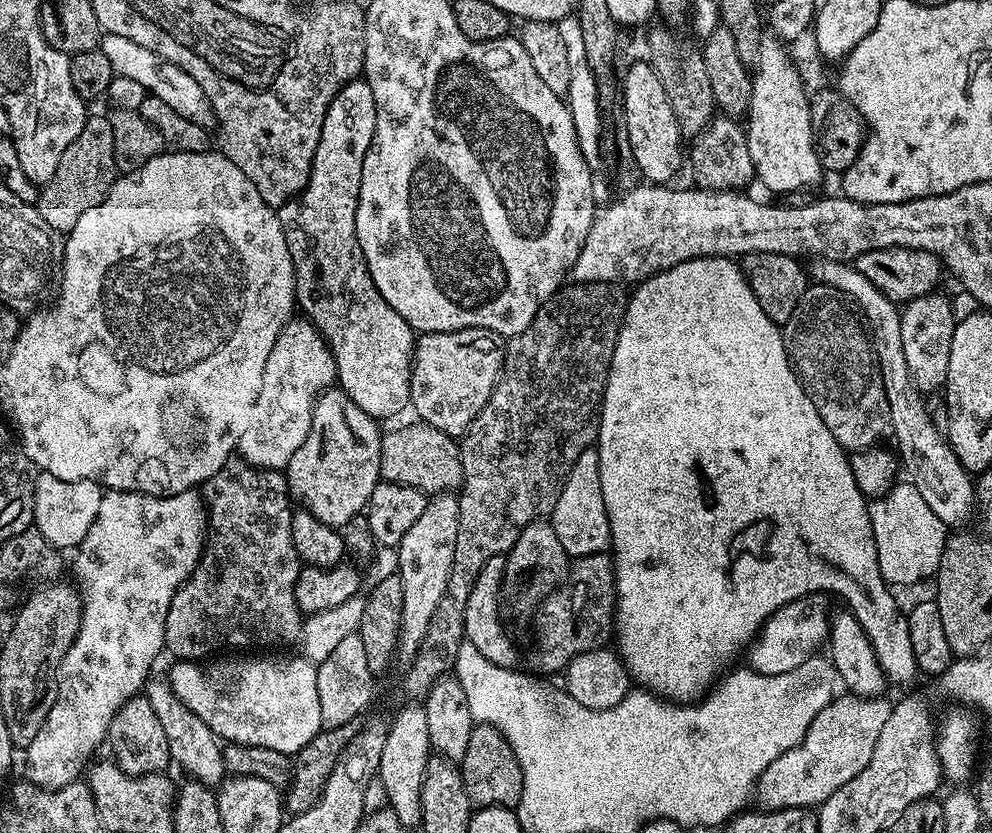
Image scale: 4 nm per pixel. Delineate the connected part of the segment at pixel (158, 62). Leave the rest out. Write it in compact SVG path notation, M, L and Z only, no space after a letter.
M113 32L101 35L98 51L106 54L115 75L139 82L147 95L162 98L162 102L166 102L166 106L173 108L177 114L182 114L182 118L201 126L213 123L212 107L206 94L202 94L202 86L198 86L198 82L194 82L194 78L190 78L182 66L174 66L174 62L166 62L166 58L154 54L152 50L138 46L138 42L130 42L130 38L122 38Z

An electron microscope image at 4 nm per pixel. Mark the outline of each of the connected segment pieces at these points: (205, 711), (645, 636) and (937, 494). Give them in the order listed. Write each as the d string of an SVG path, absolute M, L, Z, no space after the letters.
M240 654L237 660L216 660L197 662L176 660L166 673L168 685L174 694L186 705L221 741L229 744L266 746L270 750L295 754L322 731L320 719L322 710L318 706L318 674L316 664L303 655L296 654L289 660L271 660L268 654Z
M699 256L654 274L648 280L639 281L634 291L629 295L624 323L620 326L618 342L608 367L604 399L600 402L598 433L602 502L606 502L612 535L610 552L616 565L614 644L629 677L639 687L666 700L695 701L713 687L717 677L729 667L727 664L751 645L764 621L770 619L778 609L791 600L809 594L840 592L841 598L848 600L847 611L854 614L870 646L874 648L885 681L889 685L898 683L904 667L910 664L910 638L907 627L902 626L902 608L900 612L892 597L893 589L878 570L868 500L862 490L858 490L858 482L854 482L849 453L840 445L838 438L830 434L826 422L822 422L822 414L814 410L814 402L810 402L806 390L800 385L799 376L792 369L788 351L784 349L781 325L766 318L766 310L758 306L758 298L754 298L741 265L727 256Z
M819 258L813 259L811 263L810 276L815 283L836 289L841 296L855 305L858 312L860 307L859 315L866 321L874 359L886 390L886 402L890 402L891 435L896 436L894 448L902 461L903 471L908 471L907 479L918 490L918 494L922 494L922 499L930 505L934 514L938 514L945 526L963 525L960 523L971 514L972 508L974 512L974 480L962 466L962 462L958 462L946 436L934 426L925 397L910 378L910 370L906 367L906 353L902 351L901 309L897 301L886 298L886 294L882 294L882 290L878 290L874 282L862 278L862 274L851 263Z

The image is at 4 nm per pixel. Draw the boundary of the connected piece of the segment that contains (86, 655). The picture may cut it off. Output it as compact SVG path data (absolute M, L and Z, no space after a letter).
M111 490L104 492L102 502L98 506L98 514L94 522L90 525L90 530L86 530L86 538L75 549L76 561L71 561L70 572L74 577L74 583L80 593L82 602L82 618L80 619L80 629L66 654L62 658L60 667L54 677L54 699L52 709L48 712L46 722L42 722L42 730L34 734L34 742L26 746L28 752L28 774L27 779L40 788L56 789L67 784L79 781L82 771L85 769L88 755L95 750L99 744L103 745L108 739L108 727L114 714L119 710L131 696L137 695L147 685L150 679L148 670L152 663L159 658L160 652L165 651L164 635L166 634L166 614L170 610L170 602L174 594L188 580L188 576L194 570L194 566L200 560L200 553L204 550L204 538L208 526L208 514L204 507L204 501L199 491L179 492L173 496L147 496L141 492L114 492Z

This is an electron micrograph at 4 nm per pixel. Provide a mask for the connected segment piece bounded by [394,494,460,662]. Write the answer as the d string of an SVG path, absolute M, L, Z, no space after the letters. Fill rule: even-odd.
M436 494L425 503L418 522L406 530L402 542L395 549L398 575L402 582L402 622L400 623L399 659L411 662L416 657L426 630L430 630L430 618L434 609L446 594L446 582L450 578L450 566L454 562L454 542L458 542L458 518L460 502L452 494Z

